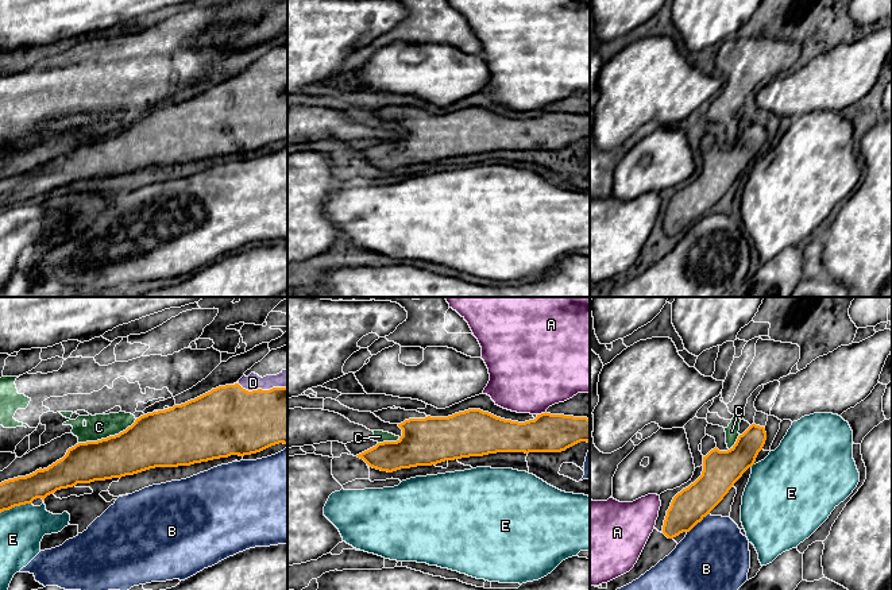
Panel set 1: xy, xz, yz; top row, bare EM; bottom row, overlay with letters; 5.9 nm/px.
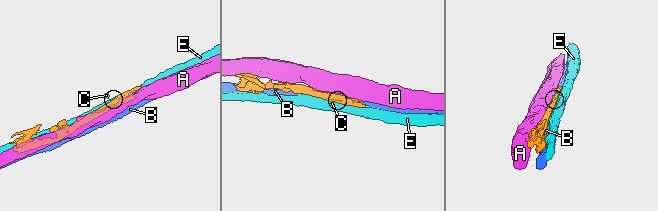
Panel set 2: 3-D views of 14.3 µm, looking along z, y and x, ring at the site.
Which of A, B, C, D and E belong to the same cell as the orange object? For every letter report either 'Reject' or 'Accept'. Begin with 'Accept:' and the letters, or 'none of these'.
Accept: D
A: Reject
B: Reject
C: Reject
D: Accept
E: Reject

